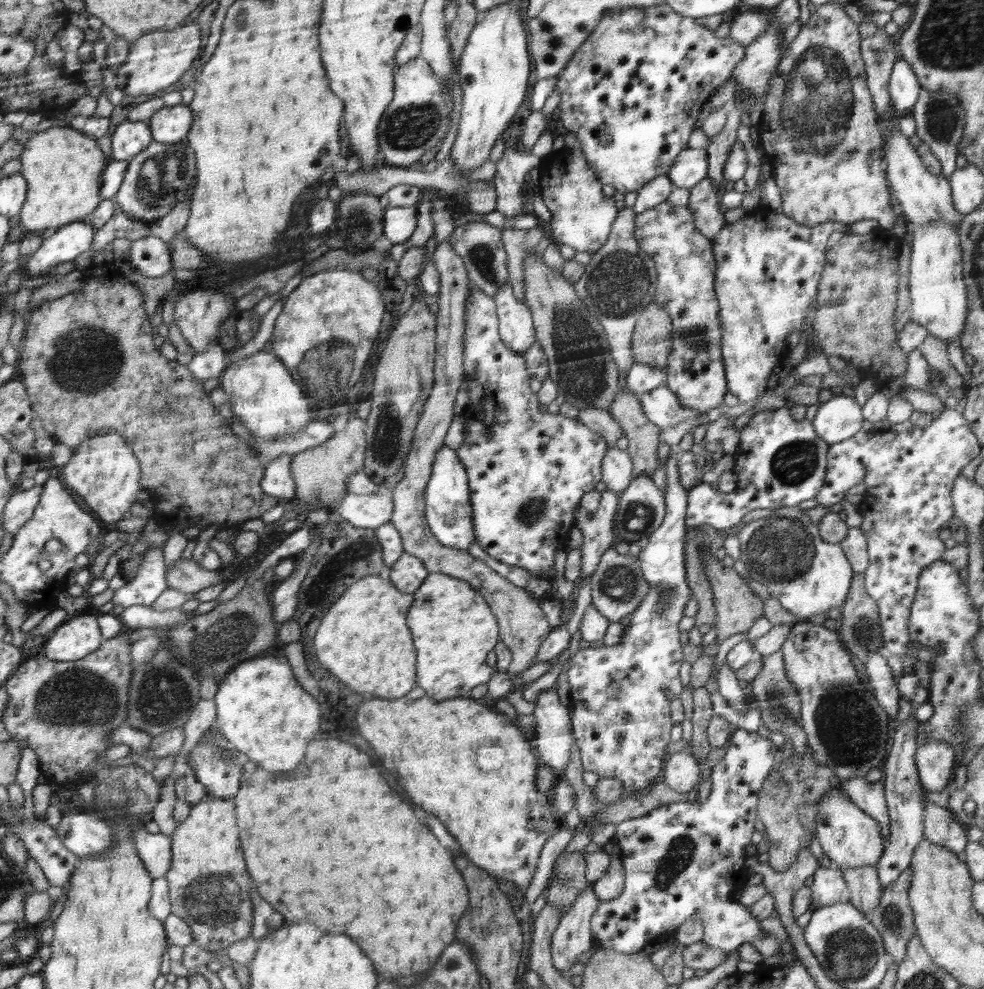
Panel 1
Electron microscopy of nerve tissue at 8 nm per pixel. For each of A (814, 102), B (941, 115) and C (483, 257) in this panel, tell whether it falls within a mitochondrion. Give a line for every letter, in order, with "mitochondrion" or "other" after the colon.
A: mitochondrion
B: mitochondrion
C: mitochondrion

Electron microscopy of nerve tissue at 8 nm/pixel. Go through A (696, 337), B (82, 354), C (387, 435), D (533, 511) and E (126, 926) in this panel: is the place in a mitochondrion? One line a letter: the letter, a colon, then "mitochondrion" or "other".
A: mitochondrion
B: mitochondrion
C: mitochondrion
D: mitochondrion
E: other

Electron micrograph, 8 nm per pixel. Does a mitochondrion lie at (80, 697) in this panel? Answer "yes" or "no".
yes

